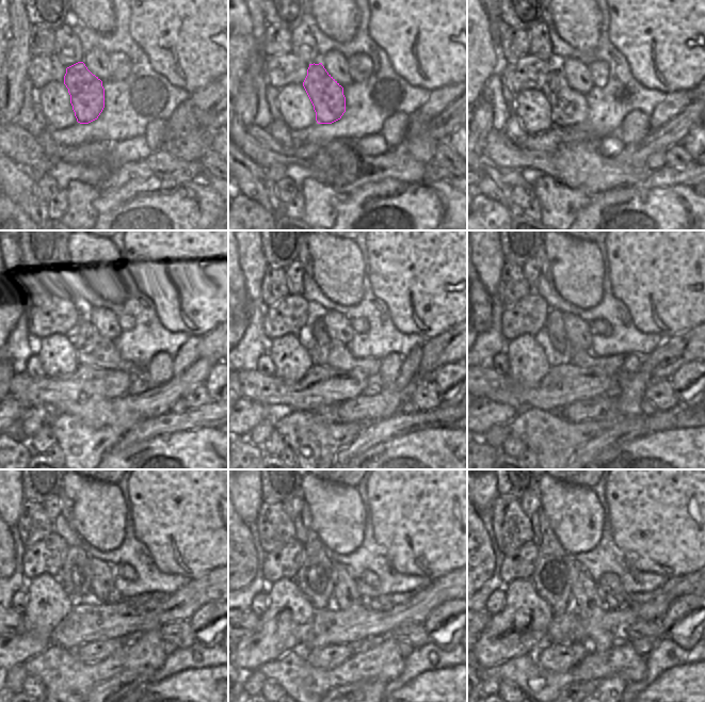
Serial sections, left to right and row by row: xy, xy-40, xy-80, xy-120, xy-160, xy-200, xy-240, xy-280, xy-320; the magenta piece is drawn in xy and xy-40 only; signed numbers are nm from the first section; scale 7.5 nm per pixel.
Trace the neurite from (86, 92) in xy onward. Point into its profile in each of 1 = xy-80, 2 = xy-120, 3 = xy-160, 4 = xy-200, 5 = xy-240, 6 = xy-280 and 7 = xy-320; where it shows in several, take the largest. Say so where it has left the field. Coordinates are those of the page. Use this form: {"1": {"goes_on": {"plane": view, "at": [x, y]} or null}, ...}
{"1": {"goes_on": {"plane": "xy-80", "at": [570, 108]}}, "2": {"goes_on": {"plane": "xy-120", "at": [92, 349]}}, "3": {"goes_on": {"plane": "xy-160", "at": [336, 354]}}, "4": {"goes_on": {"plane": "xy-200", "at": [611, 365]}}, "5": {"goes_on": {"plane": "xy-240", "at": [147, 601]}}, "6": {"goes_on": {"plane": "xy-280", "at": [384, 602]}}, "7": {"goes_on": {"plane": "xy-320", "at": [637, 597]}}}

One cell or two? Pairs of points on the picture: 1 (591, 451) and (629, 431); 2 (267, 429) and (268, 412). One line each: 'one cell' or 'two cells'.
1: one cell
2: two cells

